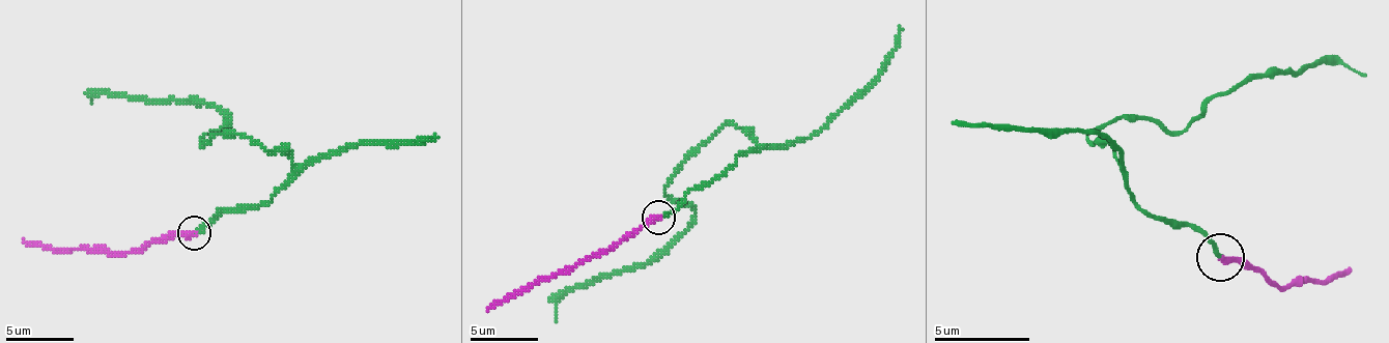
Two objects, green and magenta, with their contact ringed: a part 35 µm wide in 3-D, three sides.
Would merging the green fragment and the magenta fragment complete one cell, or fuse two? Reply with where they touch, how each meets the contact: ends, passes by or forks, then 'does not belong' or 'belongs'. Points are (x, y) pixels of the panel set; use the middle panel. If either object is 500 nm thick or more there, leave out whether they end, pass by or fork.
(658, 217) | green ends | magenta ends | belongs

